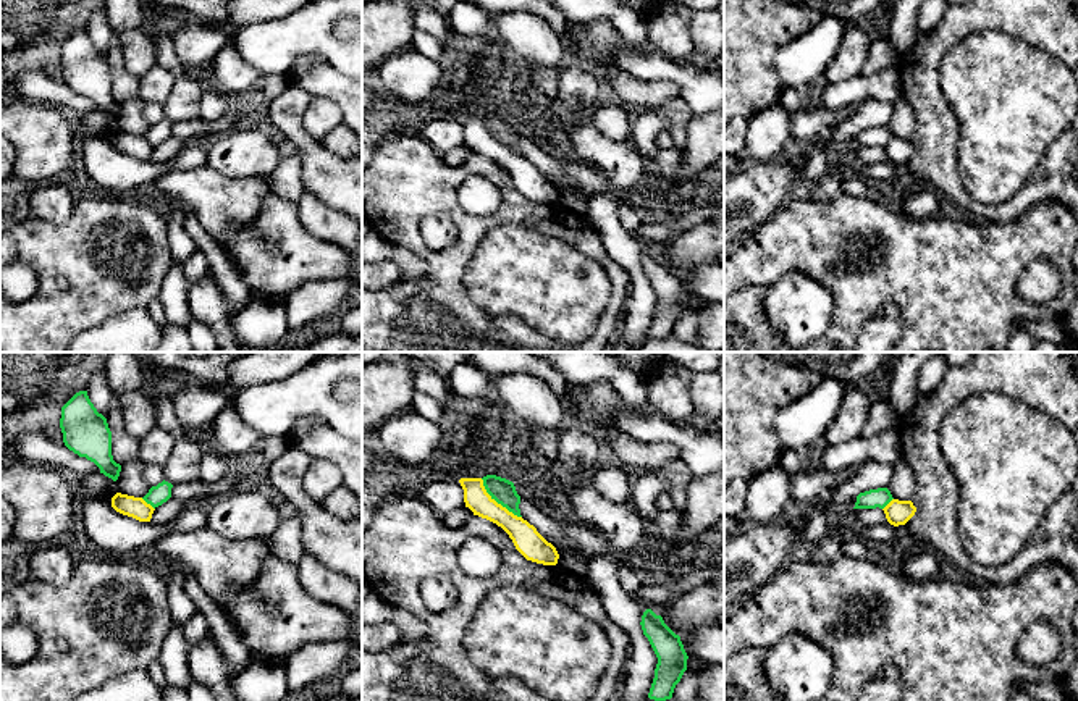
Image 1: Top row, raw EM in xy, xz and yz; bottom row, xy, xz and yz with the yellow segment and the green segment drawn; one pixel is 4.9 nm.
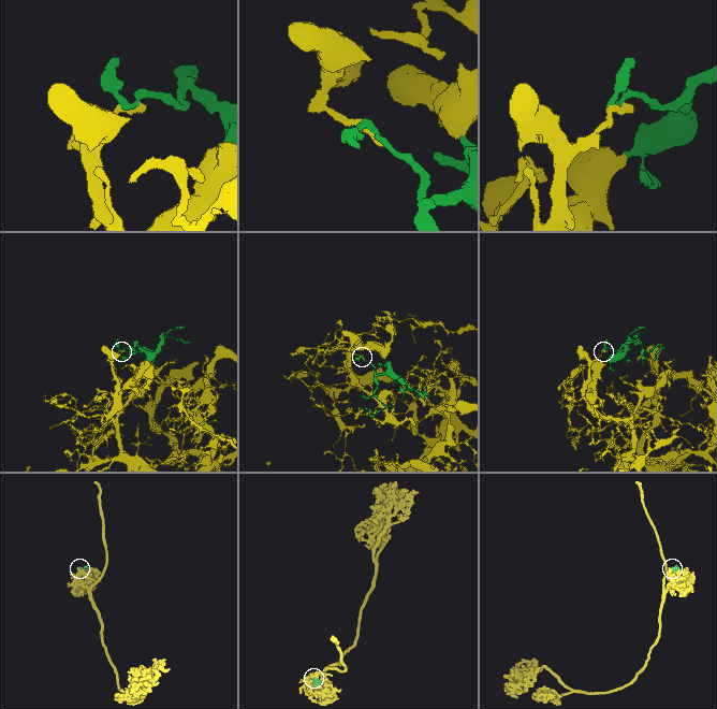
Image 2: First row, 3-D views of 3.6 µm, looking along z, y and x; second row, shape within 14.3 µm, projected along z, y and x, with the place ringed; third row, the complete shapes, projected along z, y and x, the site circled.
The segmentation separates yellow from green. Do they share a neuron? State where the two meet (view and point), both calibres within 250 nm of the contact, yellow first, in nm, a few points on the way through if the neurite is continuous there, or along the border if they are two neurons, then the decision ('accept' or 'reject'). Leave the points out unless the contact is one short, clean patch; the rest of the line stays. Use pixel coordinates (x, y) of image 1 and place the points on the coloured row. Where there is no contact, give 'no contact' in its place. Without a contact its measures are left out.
meets yellow in xz at (496, 503); 140 nm thick on the yellow side, 120 nm on the other; accept

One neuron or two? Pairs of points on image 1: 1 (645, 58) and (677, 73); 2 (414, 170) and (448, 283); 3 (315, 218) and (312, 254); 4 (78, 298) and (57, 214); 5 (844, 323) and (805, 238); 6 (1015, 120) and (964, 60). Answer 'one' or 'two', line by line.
1: one
2: one
3: two
4: two
5: one
6: one

